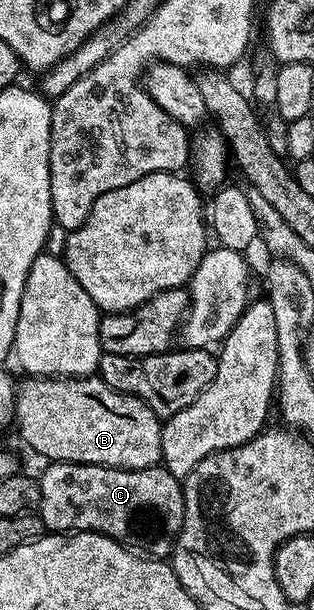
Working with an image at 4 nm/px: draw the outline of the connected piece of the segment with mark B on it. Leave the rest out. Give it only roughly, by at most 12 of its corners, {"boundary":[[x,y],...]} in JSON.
{"boundary":[[100,376],[24,378],[46,462],[162,464],[162,418]]}

